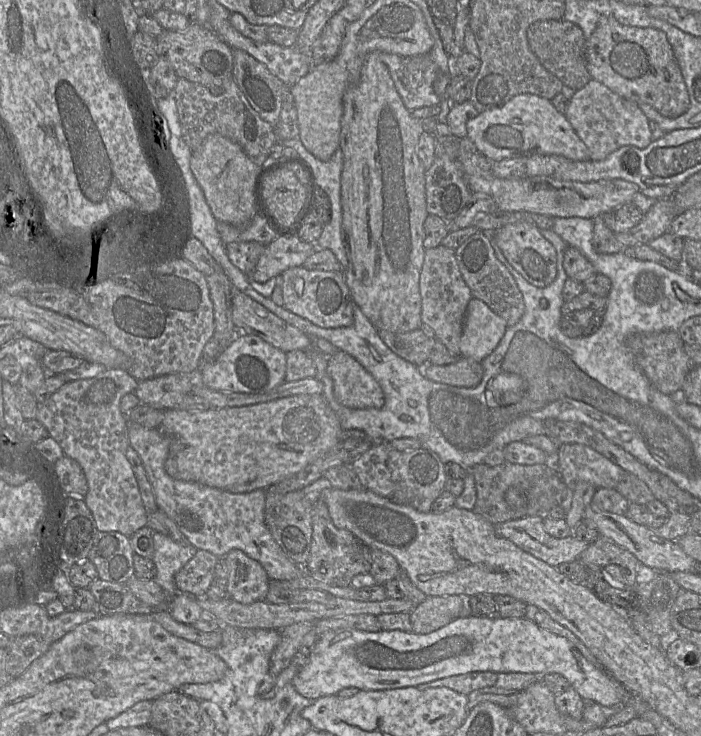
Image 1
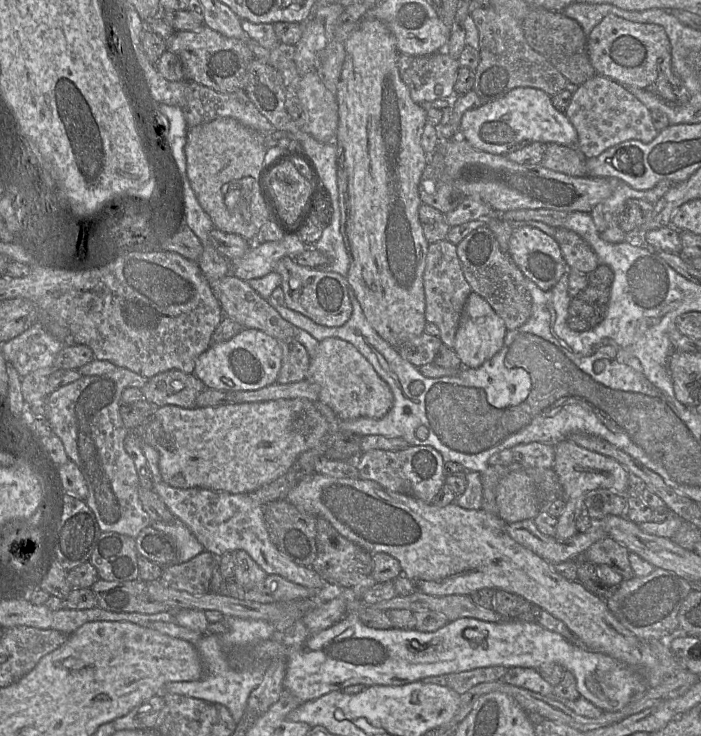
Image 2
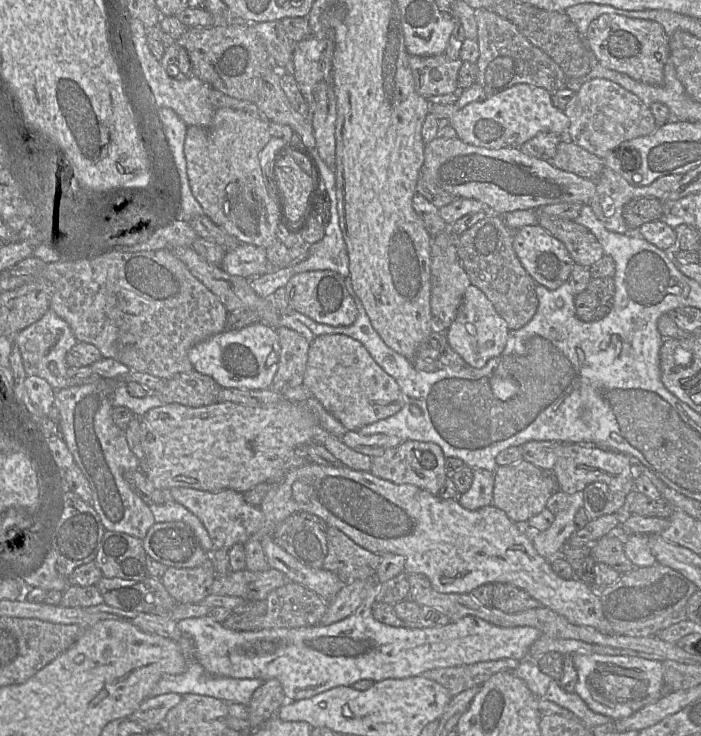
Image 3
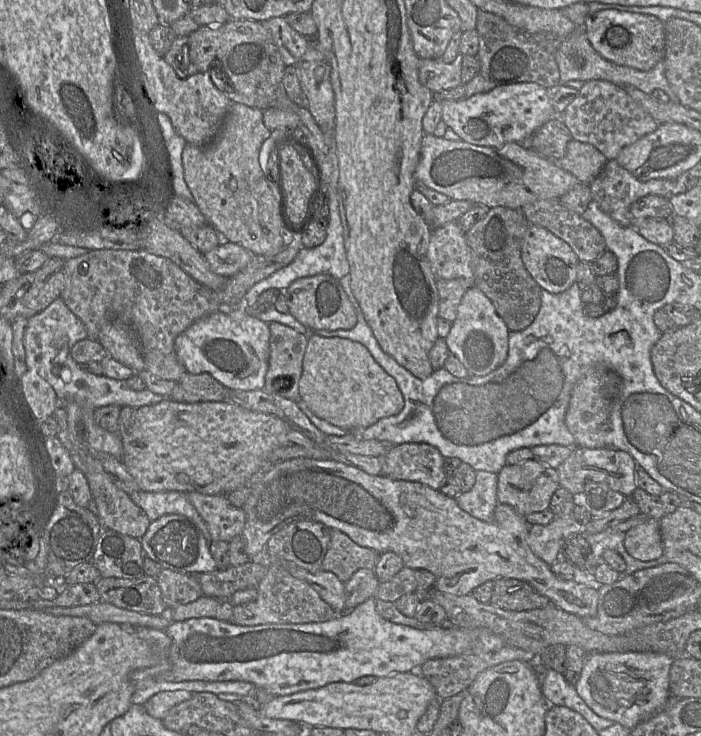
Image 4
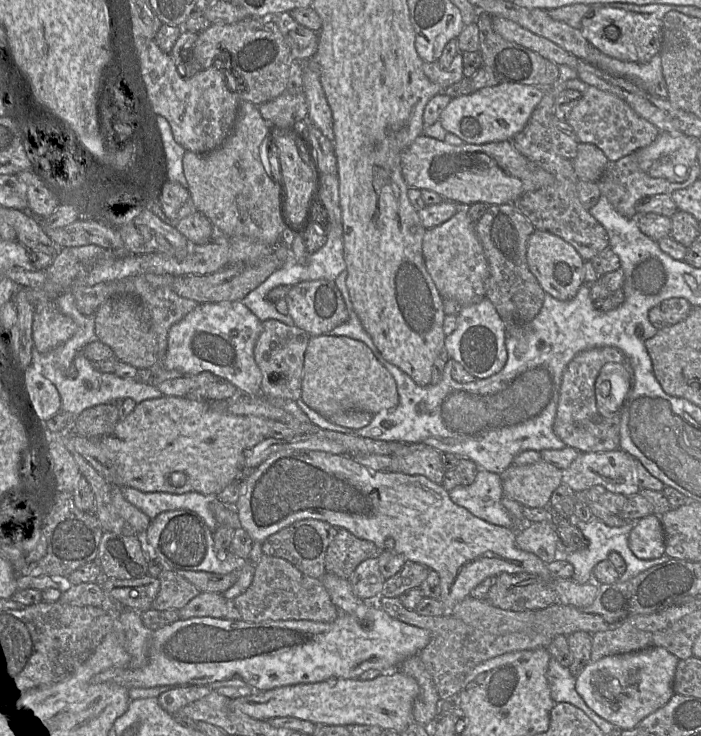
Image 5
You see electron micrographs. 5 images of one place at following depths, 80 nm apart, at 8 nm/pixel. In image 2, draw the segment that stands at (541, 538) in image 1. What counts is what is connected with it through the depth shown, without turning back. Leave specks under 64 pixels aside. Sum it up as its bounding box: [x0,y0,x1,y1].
[506,519,608,566]

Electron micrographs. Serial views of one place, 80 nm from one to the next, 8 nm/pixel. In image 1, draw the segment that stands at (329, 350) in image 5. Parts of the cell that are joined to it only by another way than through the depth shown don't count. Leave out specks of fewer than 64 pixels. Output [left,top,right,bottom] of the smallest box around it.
[327,350,384,409]

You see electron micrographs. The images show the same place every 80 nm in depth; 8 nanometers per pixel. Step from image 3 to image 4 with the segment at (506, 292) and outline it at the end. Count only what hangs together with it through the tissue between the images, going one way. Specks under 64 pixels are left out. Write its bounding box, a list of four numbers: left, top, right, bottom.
[465,207,542,331]

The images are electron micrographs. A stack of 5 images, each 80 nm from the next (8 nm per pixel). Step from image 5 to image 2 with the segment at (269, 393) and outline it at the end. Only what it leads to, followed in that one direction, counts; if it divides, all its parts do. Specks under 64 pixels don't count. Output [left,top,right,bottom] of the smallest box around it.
[276,338,310,384]

